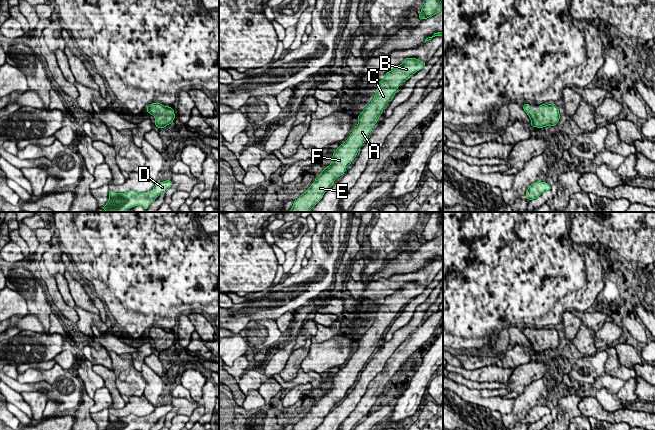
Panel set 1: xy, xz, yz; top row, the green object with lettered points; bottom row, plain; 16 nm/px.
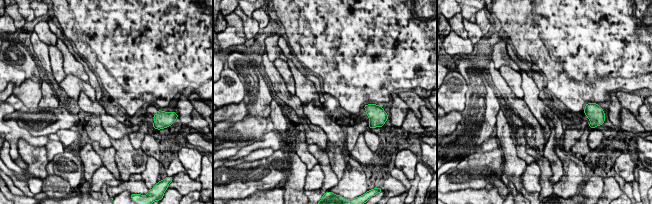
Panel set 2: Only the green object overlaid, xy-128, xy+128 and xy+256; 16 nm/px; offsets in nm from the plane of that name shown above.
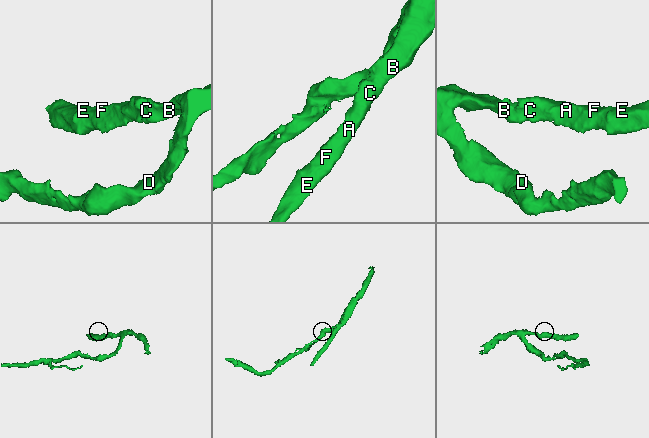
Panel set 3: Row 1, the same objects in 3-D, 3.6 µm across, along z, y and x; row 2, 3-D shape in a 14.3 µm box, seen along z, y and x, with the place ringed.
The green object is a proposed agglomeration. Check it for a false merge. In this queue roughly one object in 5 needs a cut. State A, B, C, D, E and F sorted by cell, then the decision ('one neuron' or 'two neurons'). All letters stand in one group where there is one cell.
A B C D E F; one neuron

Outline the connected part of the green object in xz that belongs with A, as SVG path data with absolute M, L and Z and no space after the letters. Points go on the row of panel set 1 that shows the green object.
M406 58L401 65L385 73L384 79L378 82L372 102L358 115L357 126L346 142L334 151L331 164L325 167L311 186L294 201L290 212L310 212L323 198L324 193L338 177L344 174L347 166L357 156L365 139L378 122L384 106L392 100L400 84L407 81L417 71L422 70L425 64L426 62L416 58Z

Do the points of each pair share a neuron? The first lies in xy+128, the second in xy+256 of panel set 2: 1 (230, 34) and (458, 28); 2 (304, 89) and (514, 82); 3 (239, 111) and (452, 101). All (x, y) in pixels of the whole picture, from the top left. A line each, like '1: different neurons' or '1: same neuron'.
1: different neurons
2: different neurons
3: different neurons

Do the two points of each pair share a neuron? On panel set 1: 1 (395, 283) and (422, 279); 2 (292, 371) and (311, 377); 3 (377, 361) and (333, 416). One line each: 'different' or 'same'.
1: same
2: different
3: same

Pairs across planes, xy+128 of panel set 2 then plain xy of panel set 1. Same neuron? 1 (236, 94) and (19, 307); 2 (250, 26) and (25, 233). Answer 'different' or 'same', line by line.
1: same
2: same

